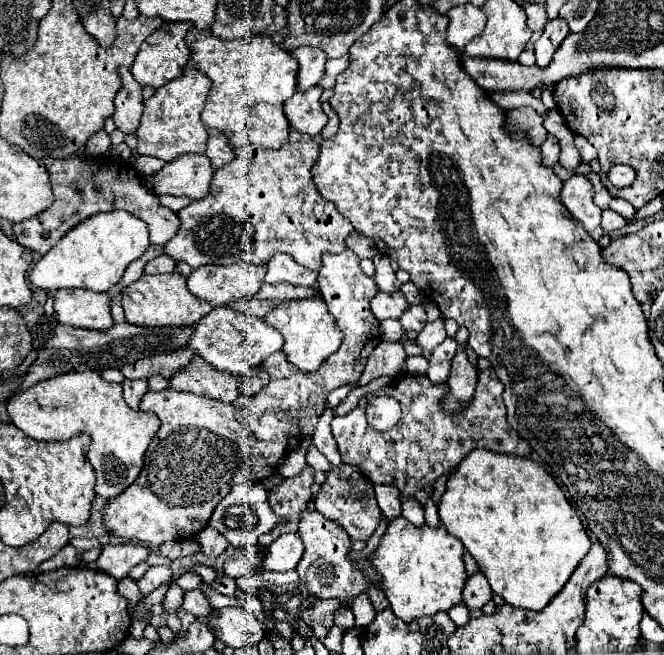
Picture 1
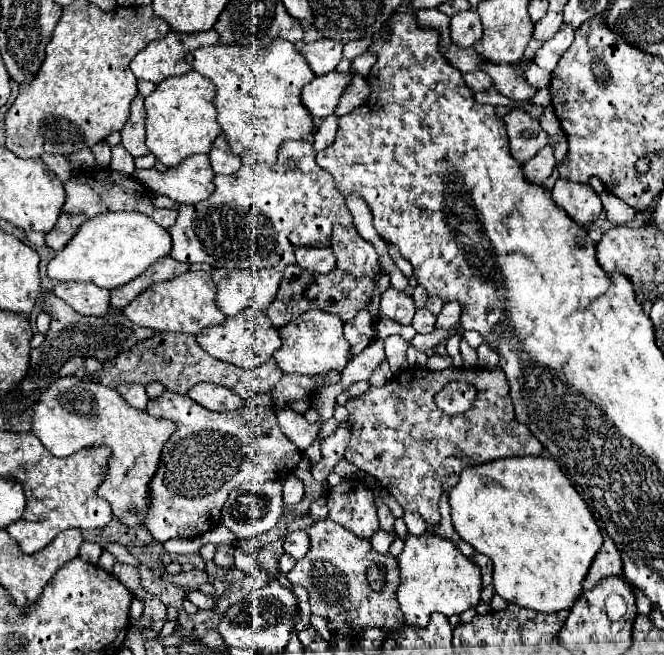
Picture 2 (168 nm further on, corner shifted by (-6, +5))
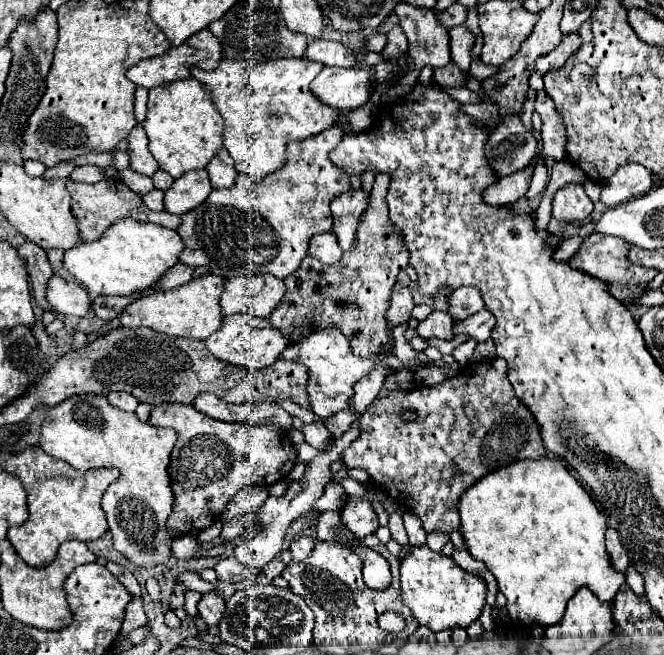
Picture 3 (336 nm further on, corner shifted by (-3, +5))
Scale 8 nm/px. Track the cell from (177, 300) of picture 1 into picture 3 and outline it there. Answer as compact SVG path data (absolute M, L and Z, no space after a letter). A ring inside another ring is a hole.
M204 274L200 278L190 280L184 286L178 286L176 290L166 292L152 292L138 300L134 300L120 318L120 324L124 328L152 328L162 334L170 336L182 336L192 340L206 340L212 332L216 332L222 326L222 314L220 314L220 294L222 294L224 278L218 278L214 274Z

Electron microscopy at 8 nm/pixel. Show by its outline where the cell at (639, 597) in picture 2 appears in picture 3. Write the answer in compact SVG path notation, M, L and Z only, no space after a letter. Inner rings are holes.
M518 460L500 470L488 472L472 484L458 502L460 532L468 552L486 564L498 582L498 590L506 596L506 610L510 618L524 624L552 626L564 616L568 600L580 586L588 586L600 600L610 602L614 594L626 584L624 574L616 574L604 548L606 518L594 506L588 492L564 468L560 460Z

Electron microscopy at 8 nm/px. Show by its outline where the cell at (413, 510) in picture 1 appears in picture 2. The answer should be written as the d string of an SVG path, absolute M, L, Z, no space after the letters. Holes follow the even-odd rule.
M405 512L403 520L405 520L405 524L407 524L407 528L409 528L409 532L411 532L413 536L421 536L421 534L427 530L427 524L423 522L421 514L415 514L415 512Z

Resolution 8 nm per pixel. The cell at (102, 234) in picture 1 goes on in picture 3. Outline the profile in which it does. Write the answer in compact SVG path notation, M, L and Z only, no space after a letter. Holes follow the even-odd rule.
M120 218L104 230L94 242L82 242L64 252L64 268L84 284L92 296L128 296L138 290L152 288L158 278L178 262L178 254L184 250L180 236L164 226L152 222L134 222L134 218Z

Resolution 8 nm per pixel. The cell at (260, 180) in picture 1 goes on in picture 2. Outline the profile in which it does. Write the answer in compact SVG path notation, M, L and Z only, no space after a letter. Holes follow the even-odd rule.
M287 140L279 148L279 160L275 168L263 166L255 162L255 158L247 152L241 158L239 172L231 176L215 176L213 178L215 192L197 204L179 206L179 216L175 226L169 228L173 238L171 256L179 262L207 262L213 268L229 268L229 270L261 270L273 268L283 272L285 266L295 258L297 246L329 246L333 224L351 224L353 216L345 206L343 194L337 188L331 174L315 162L315 150L309 140Z

